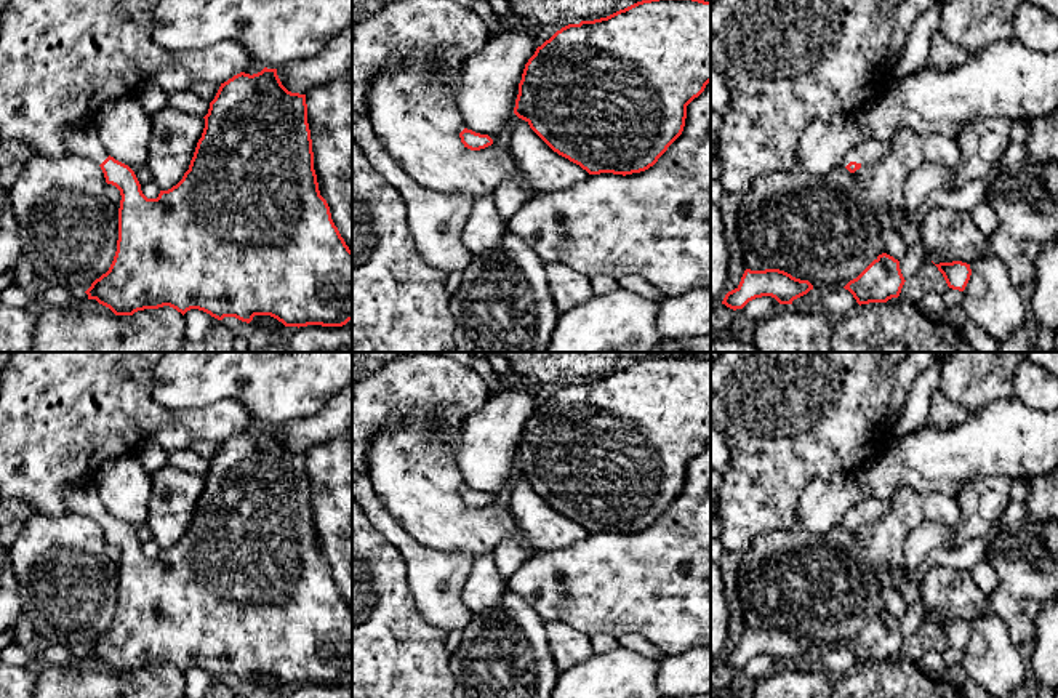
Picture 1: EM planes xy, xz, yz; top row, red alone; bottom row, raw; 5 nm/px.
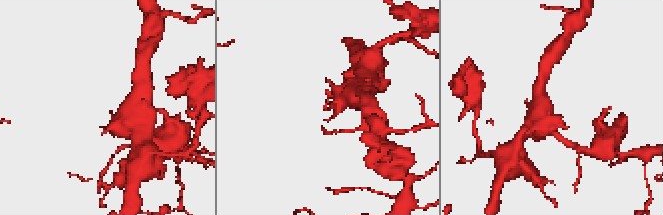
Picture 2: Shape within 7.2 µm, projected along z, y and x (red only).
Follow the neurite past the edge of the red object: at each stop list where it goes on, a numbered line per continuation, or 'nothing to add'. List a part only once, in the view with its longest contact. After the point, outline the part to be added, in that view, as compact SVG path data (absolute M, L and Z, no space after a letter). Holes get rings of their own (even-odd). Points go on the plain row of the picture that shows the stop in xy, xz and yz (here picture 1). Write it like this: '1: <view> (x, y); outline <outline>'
1: yz (869, 508); outline M868 496L850 509L844 525L847 525L850 520L871 524L874 519L887 514L888 509L890 509L890 499L879 499L874 496Z

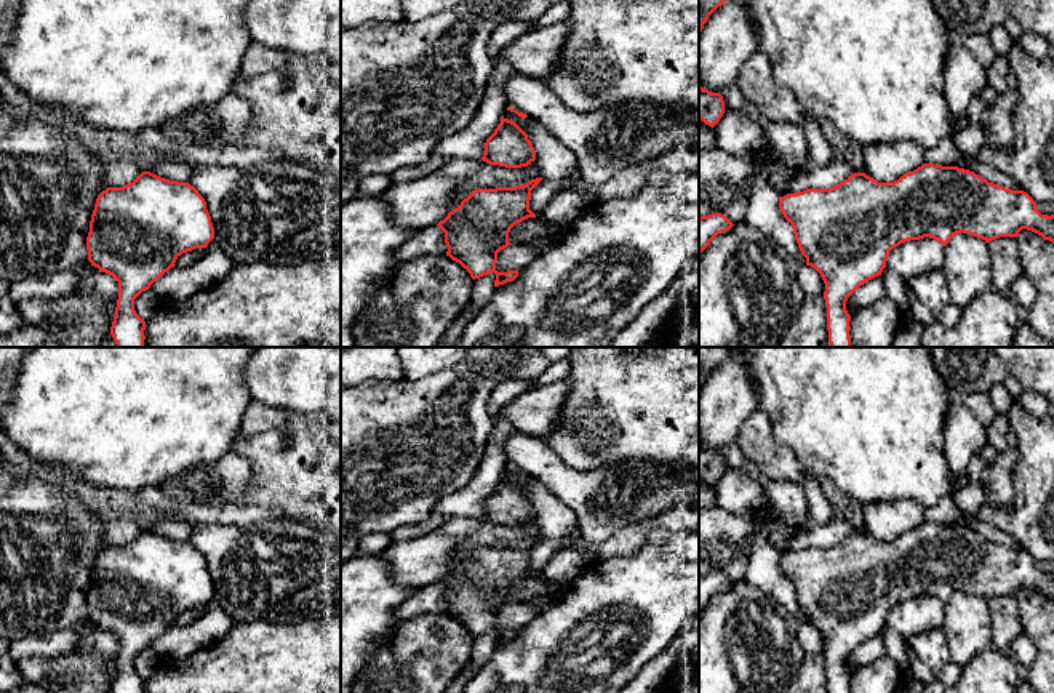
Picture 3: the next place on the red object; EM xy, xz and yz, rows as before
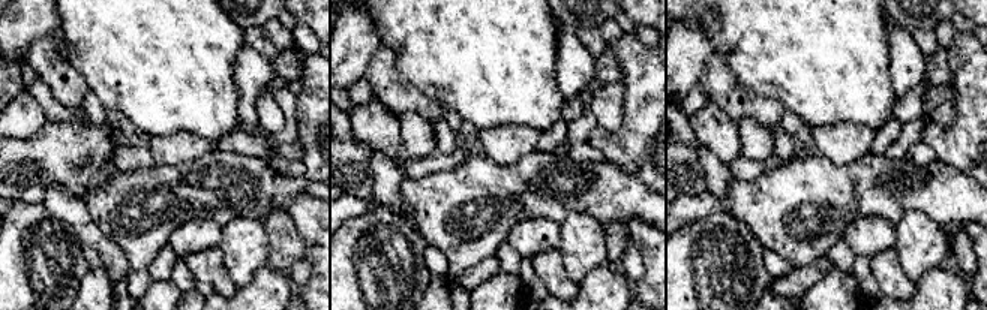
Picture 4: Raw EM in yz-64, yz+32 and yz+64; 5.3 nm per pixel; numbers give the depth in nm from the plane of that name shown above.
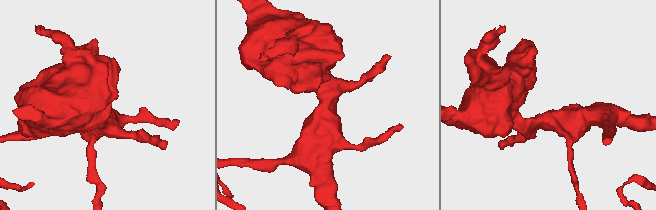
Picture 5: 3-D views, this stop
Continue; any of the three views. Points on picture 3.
1: yz (813, 535); outline M833 515L828 523L819 525L808 522L804 528L800 528L789 541L787 551L803 551L806 547L830 547L854 531L865 531L854 528L846 519Z

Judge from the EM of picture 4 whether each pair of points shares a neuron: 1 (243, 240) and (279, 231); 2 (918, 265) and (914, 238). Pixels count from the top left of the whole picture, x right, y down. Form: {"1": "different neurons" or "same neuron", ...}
{"1": "different neurons", "2": "same neuron"}

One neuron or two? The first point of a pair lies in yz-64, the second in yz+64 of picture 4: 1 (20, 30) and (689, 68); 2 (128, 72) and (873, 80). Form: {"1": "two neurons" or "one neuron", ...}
{"1": "one neuron", "2": "one neuron"}

